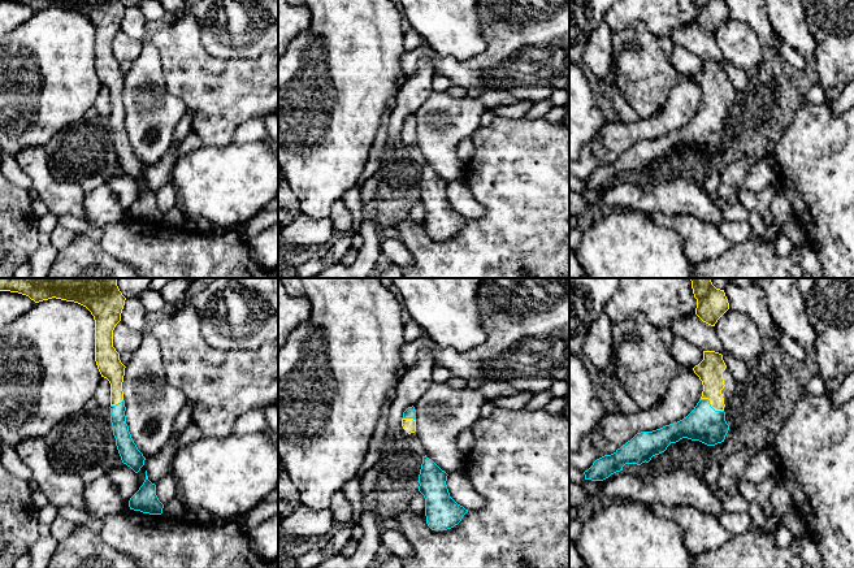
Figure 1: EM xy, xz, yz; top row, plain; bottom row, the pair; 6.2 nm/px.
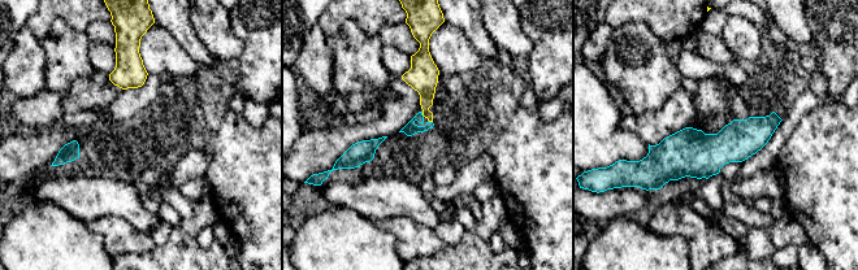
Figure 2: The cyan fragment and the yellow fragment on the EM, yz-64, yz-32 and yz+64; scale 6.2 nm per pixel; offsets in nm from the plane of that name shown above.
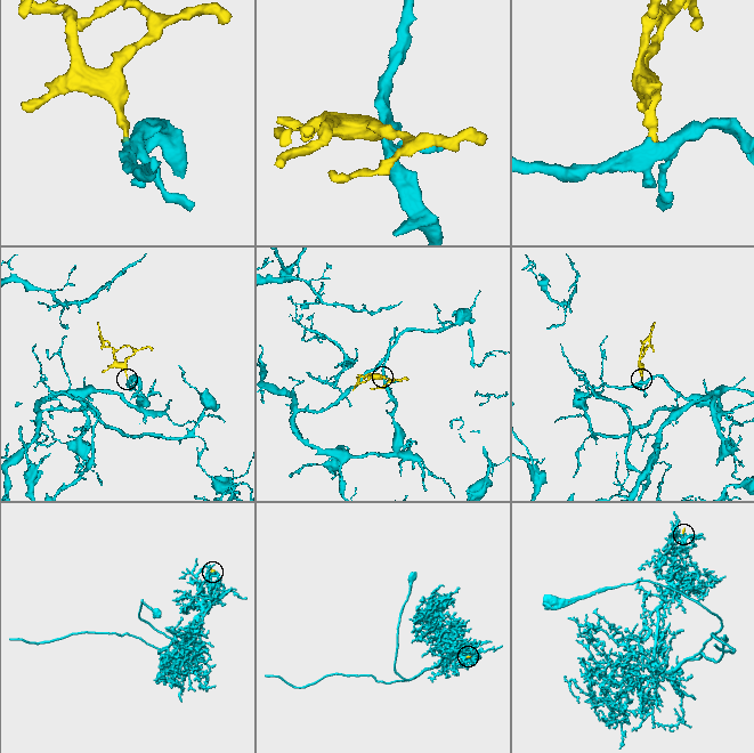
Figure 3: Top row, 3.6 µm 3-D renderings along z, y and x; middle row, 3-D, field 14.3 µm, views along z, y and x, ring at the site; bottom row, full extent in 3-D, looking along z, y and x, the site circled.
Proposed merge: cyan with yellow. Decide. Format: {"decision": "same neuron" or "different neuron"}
{"decision": "same neuron"}

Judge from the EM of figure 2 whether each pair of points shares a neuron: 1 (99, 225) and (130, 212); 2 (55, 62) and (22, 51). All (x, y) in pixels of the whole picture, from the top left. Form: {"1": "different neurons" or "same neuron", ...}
{"1": "different neurons", "2": "different neurons"}

